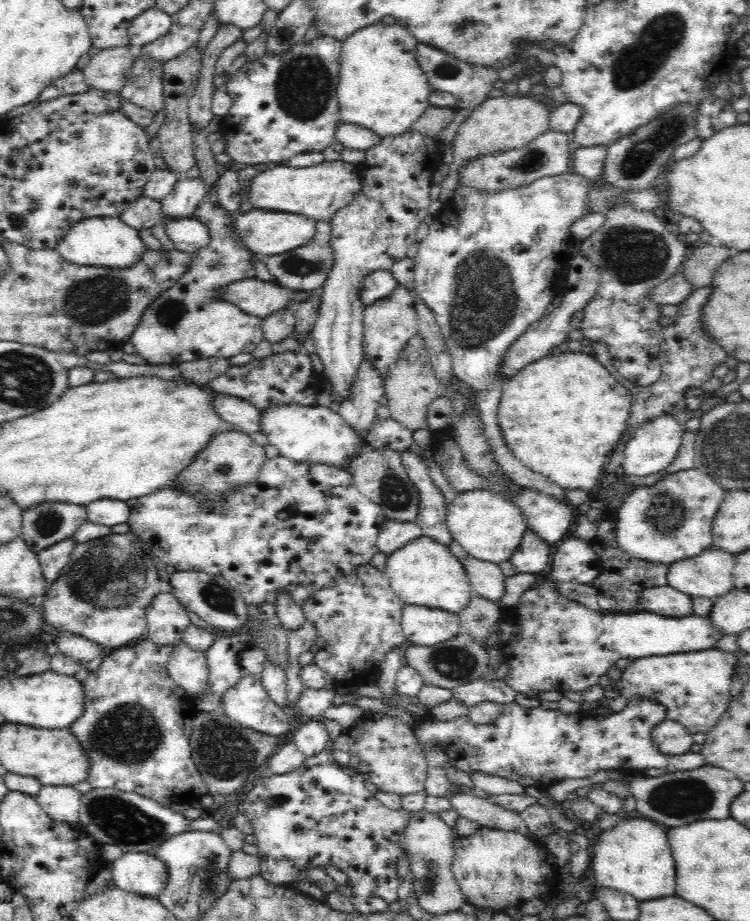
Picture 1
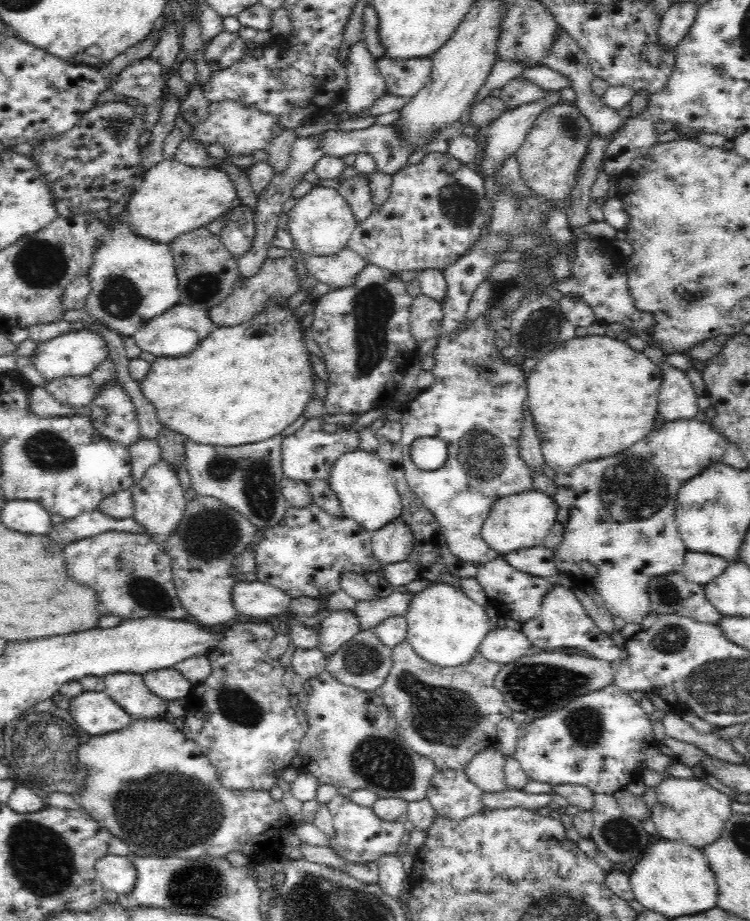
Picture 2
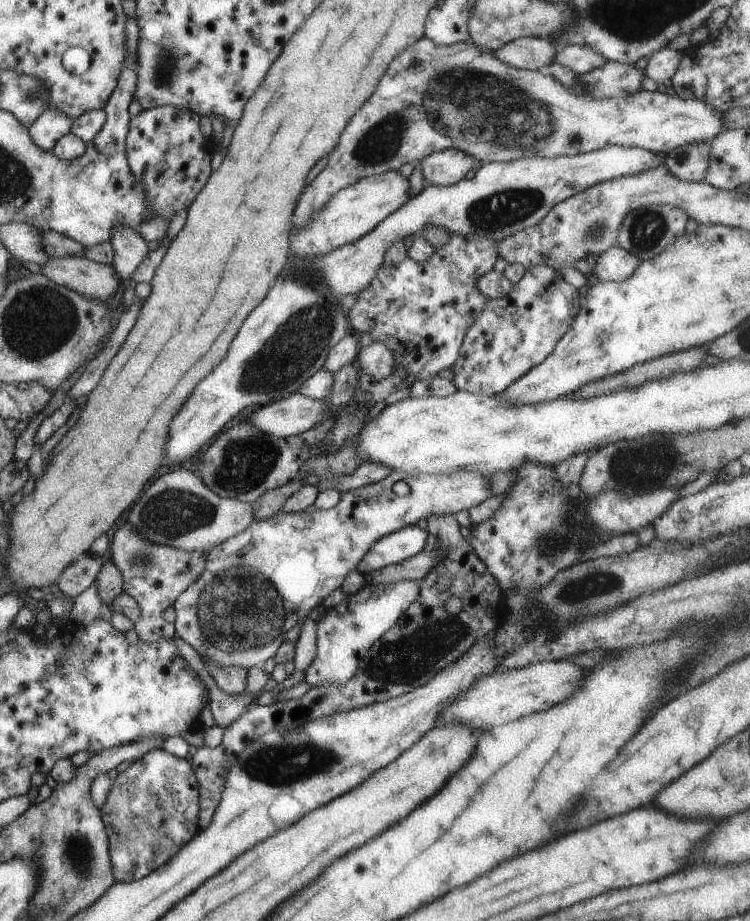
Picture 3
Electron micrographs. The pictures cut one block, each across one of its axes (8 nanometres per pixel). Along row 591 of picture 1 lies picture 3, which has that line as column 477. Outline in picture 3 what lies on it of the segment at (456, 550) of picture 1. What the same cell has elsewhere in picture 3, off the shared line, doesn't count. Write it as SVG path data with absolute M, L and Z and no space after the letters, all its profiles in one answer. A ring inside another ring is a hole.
M451 470L449 474L417 474L411 472L411 474L403 474L403 472L390 472L385 478L375 482L375 484L367 484L367 486L361 486L361 488L354 488L353 490L346 490L341 493L339 502L329 508L329 510L315 509L313 512L295 512L295 514L287 514L287 512L279 511L277 514L266 518L265 520L252 520L251 524L235 534L235 536L229 537L227 540L217 544L212 549L209 549L205 555L205 564L203 572L199 575L199 578L190 584L183 590L172 604L174 618L174 630L175 636L183 639L191 648L195 649L195 652L200 656L200 660L207 660L215 666L239 666L239 668L249 668L251 666L260 667L267 658L271 658L279 643L285 636L285 633L295 626L296 622L300 622L308 616L311 610L321 604L321 601L326 598L331 592L340 588L343 579L351 570L355 570L355 566L359 564L359 560L365 556L365 552L371 548L373 542L377 542L379 538L387 536L387 534L395 532L404 526L413 526L419 519L427 518L427 516L437 516L437 514L457 514L459 510L468 510L474 504L485 500L489 497L489 482L483 478L483 475L476 473L475 471ZM395 482L405 482L408 486L408 494L404 496L398 496L391 490L391 487Z

